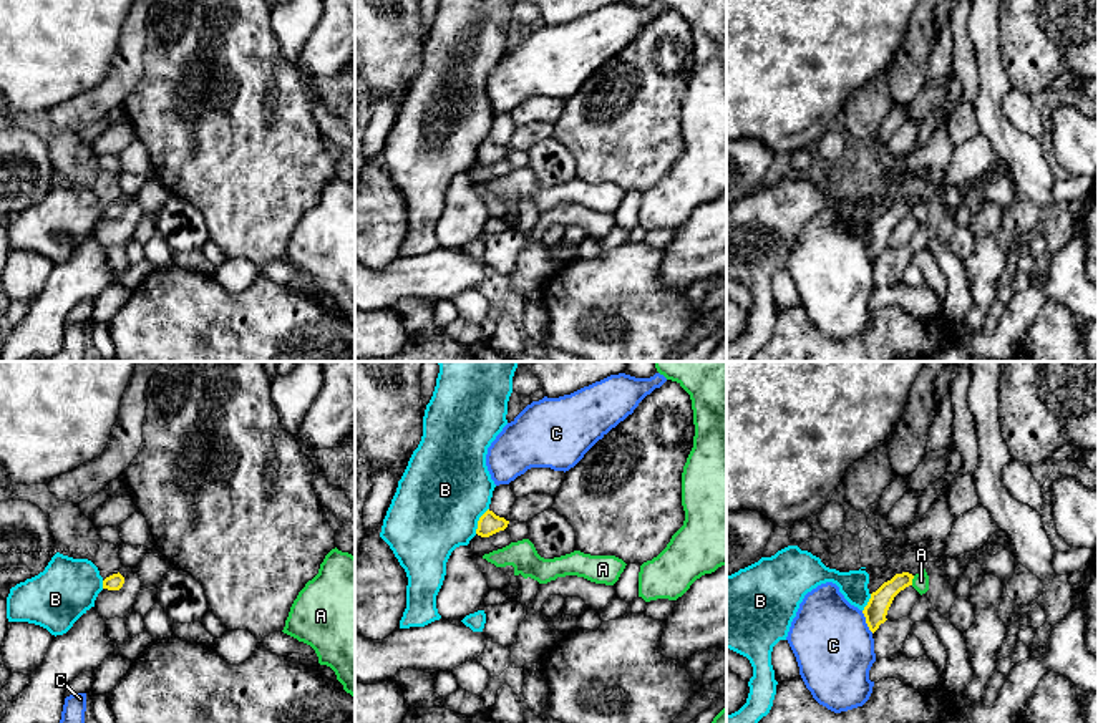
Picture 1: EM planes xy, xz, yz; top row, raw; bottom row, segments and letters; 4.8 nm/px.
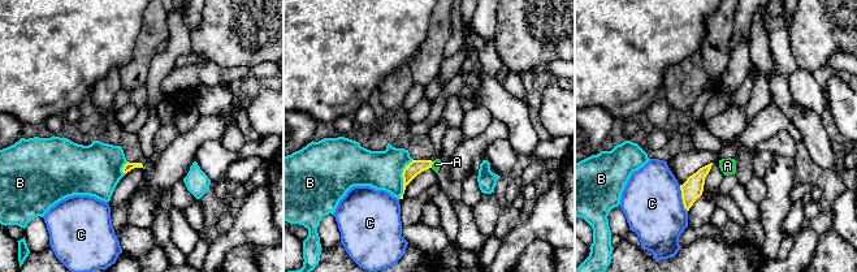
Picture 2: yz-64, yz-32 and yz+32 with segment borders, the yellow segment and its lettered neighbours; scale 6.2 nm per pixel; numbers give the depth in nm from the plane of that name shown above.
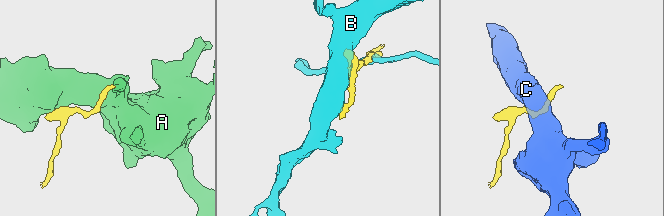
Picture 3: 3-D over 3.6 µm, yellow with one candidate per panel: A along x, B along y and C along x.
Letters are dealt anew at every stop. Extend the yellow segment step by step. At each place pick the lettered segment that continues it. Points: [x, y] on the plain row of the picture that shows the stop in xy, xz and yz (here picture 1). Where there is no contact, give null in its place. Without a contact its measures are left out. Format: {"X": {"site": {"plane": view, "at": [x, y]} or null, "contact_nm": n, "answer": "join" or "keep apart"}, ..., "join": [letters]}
{"A": {"site": {"plane": "yz", "at": [911, 209]}, "contact_nm": 50, "answer": "keep apart"}, "B": {"site": {"plane": "xz", "at": [478, 150]}, "contact_nm": 140, "answer": "keep apart"}, "C": {"site": {"plane": "yz", "at": [866, 251]}, "contact_nm": 130, "answer": "keep apart"}, "join": []}

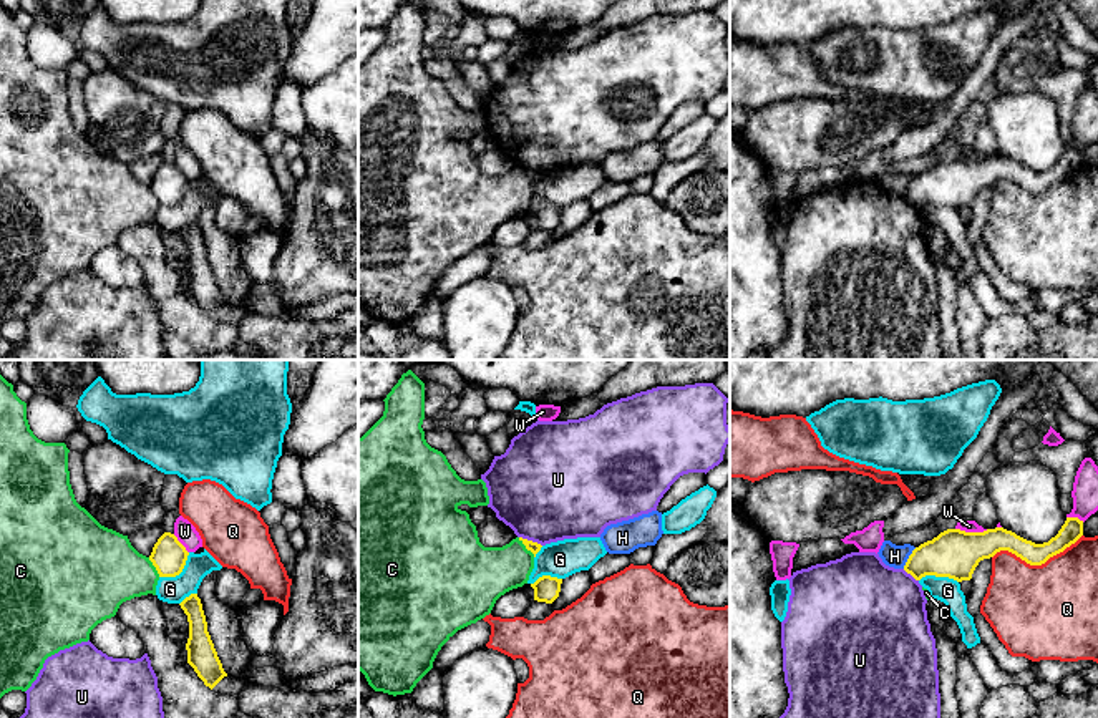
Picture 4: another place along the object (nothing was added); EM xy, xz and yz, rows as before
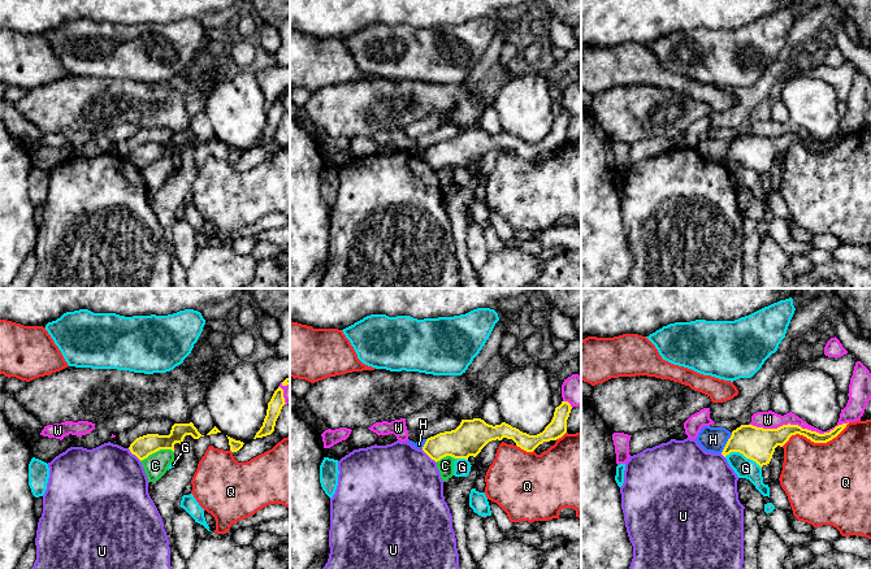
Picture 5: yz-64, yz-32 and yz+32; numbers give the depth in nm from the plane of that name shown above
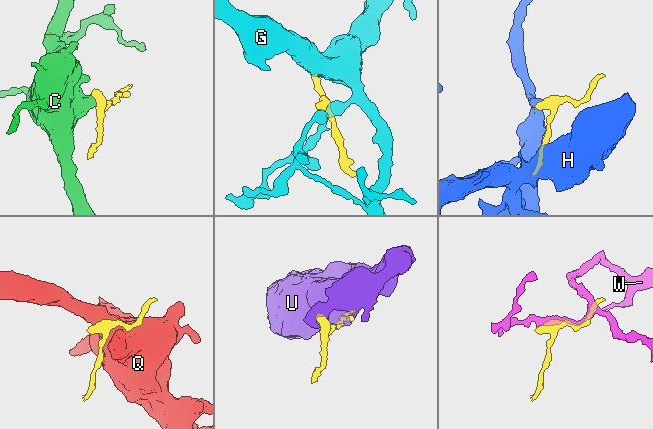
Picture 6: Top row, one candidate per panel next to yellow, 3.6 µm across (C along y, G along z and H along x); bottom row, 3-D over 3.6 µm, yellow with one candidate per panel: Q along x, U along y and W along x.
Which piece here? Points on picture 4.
{"C": {"site": {"plane": "xz", "at": [526, 176]}, "contact_nm": 130, "answer": "keep apart"}, "G": {"site": {"plane": "xy", "at": [179, 201]}, "contact_nm": 200, "answer": "keep apart"}, "H": {"site": {"plane": "yz", "at": [909, 186]}, "contact_nm": 120, "answer": "keep apart"}, "Q": {"site": {"plane": "yz", "at": [1037, 193]}, "contact_nm": 460, "answer": "keep apart"}, "U": {"site": {"plane": "xz", "at": [531, 169]}, "contact_nm": 120, "answer": "join"}, "W": {"site": {"plane": "yz", "at": [972, 161]}, "contact_nm": 160, "answer": "keep apart"}, "join": ["U"]}

